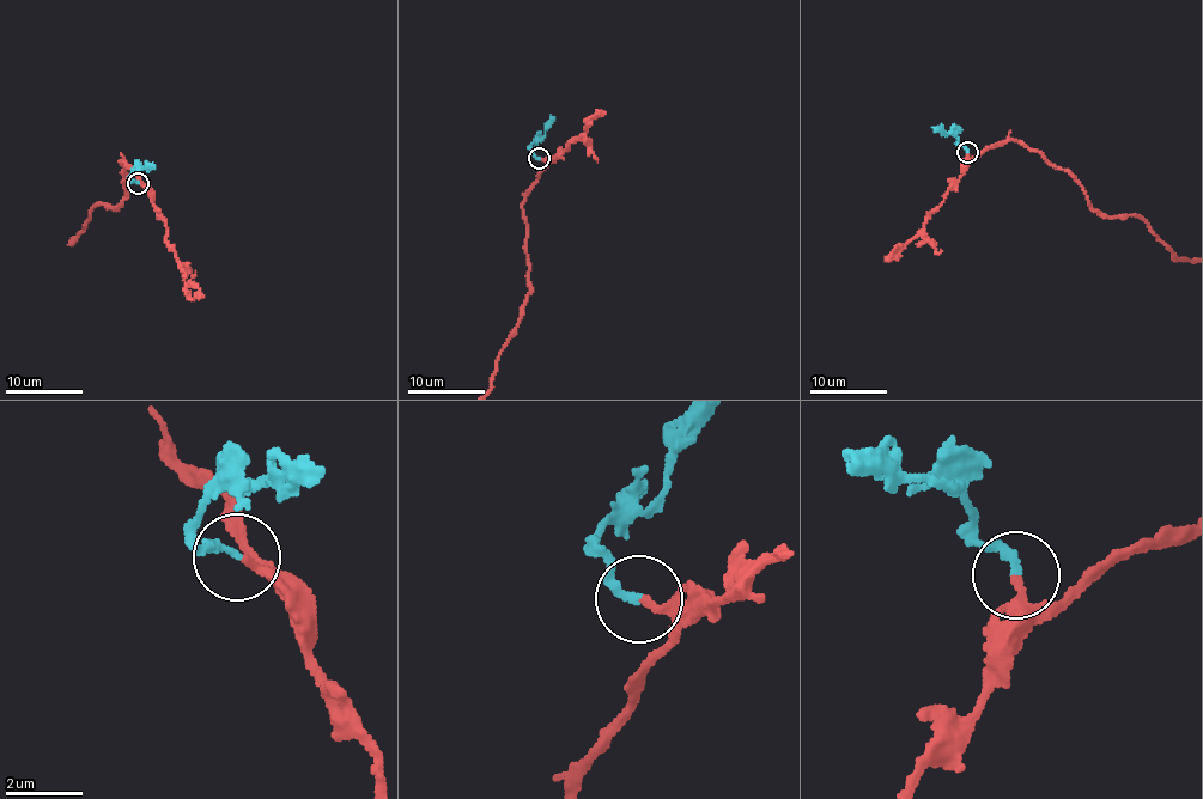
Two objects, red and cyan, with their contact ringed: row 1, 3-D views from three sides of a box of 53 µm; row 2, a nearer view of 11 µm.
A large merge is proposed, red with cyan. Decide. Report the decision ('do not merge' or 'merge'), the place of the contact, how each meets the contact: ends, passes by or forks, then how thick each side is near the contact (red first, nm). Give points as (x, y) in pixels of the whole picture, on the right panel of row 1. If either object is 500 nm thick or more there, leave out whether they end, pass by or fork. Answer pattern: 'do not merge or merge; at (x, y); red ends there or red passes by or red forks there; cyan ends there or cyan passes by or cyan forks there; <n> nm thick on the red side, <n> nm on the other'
merge; at (967, 152); red ends there; cyan ends there; 170 nm thick on the red side, 200 nm on the other

